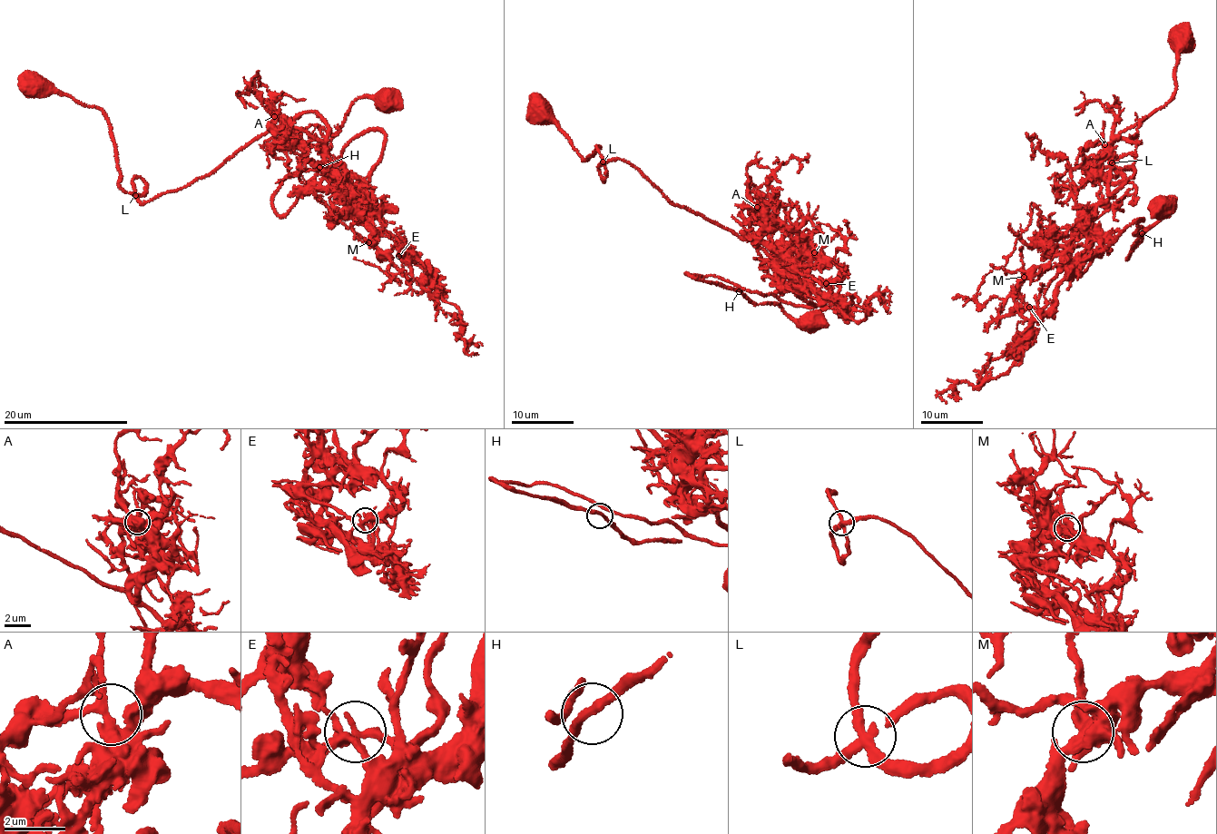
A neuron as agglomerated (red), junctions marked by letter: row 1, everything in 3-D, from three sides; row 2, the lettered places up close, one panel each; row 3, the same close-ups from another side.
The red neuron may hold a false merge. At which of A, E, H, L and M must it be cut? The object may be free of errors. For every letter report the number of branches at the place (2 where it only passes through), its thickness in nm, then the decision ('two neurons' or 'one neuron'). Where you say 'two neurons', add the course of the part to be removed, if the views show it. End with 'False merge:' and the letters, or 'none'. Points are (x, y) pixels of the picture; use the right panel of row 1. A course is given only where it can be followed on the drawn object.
A: 4 | 320 nm | one neuron
E: 4 | 220 nm | two neurons | (1030, 308), (1047, 309), (1058, 285), (1141, 218), (1136, 234), (1162, 216), (1163, 201), (1172, 197), (1153, 215)
H: 4 | 240 nm | one neuron
L: 4 | 280 nm | one neuron
M: 3 | 340 nm | one neuron
False merge: E

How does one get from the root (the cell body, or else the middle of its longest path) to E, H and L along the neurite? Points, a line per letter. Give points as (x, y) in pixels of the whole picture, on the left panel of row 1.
E: (36, 87), (101, 110), (119, 184), (145, 203), (320, 115), (328, 173), (398, 256)
H: (36, 87), (101, 110), (141, 202), (303, 113), (350, 180), (384, 132), (319, 167)
L: (36, 87), (58, 92), (101, 110), (106, 117), (115, 151), (119, 184), (135, 194)

